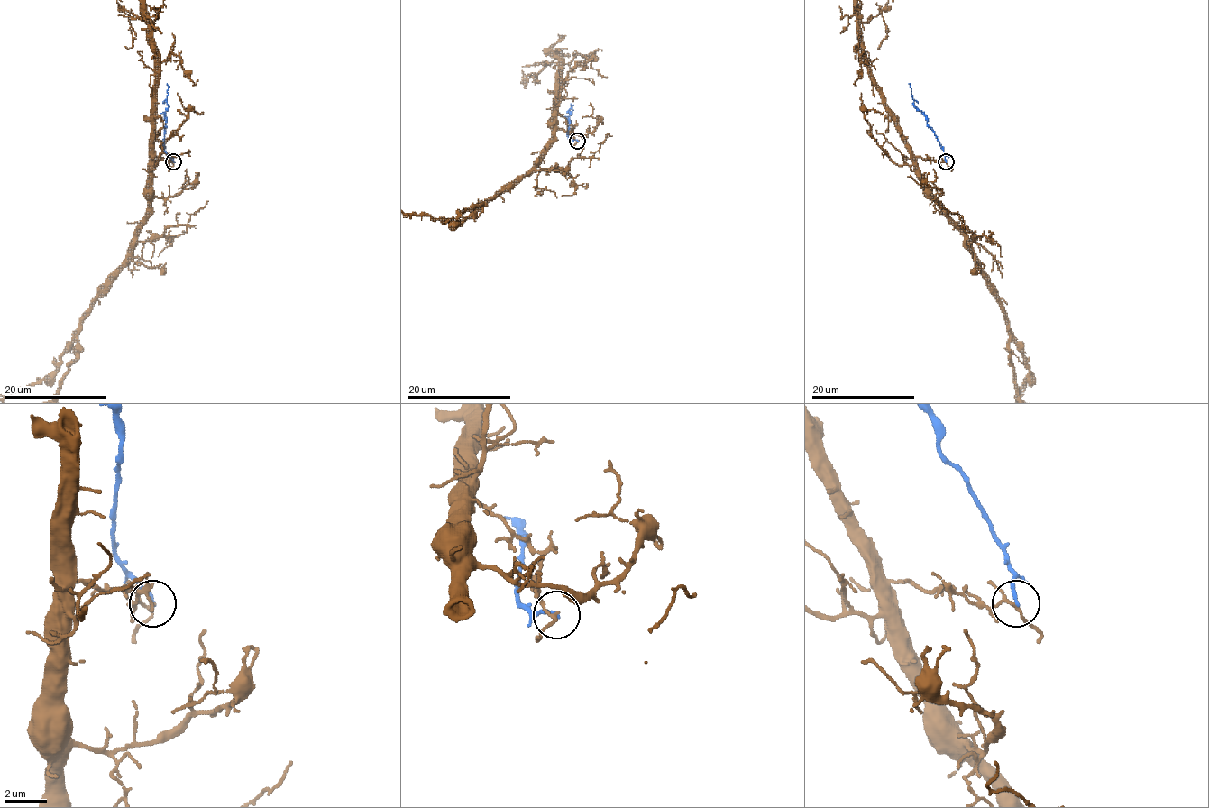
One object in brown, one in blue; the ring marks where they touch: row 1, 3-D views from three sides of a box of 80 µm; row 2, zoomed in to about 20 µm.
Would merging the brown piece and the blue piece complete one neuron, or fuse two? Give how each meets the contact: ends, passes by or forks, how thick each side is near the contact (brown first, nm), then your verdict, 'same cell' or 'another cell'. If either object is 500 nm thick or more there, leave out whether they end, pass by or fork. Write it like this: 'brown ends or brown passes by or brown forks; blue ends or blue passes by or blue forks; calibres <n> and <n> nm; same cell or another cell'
brown forks; blue ends; calibres 100 and 170 nm; another cell

